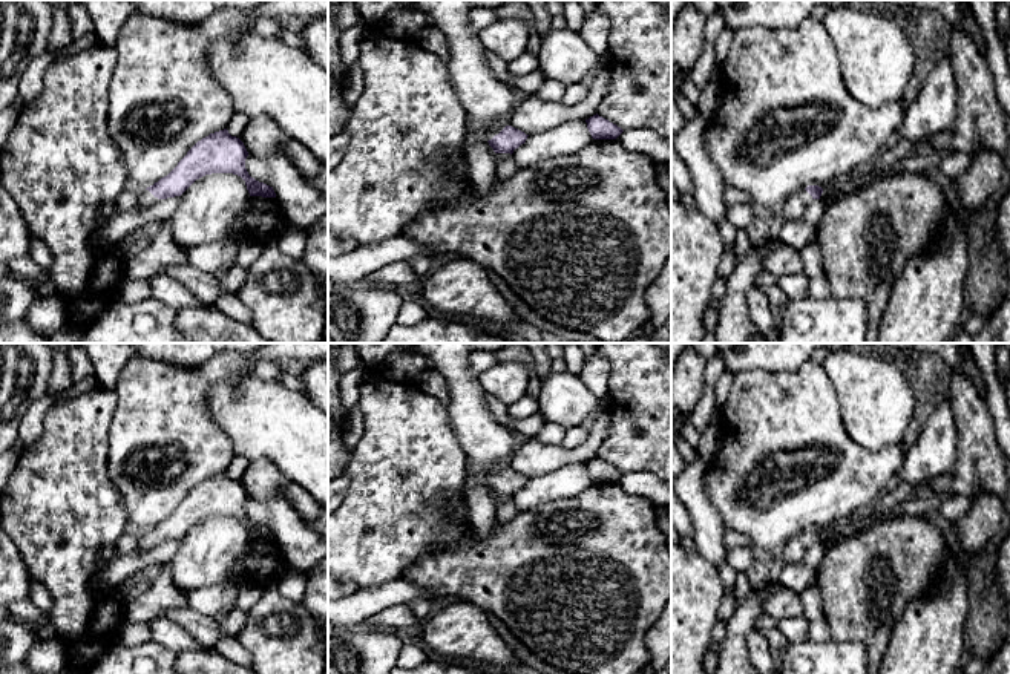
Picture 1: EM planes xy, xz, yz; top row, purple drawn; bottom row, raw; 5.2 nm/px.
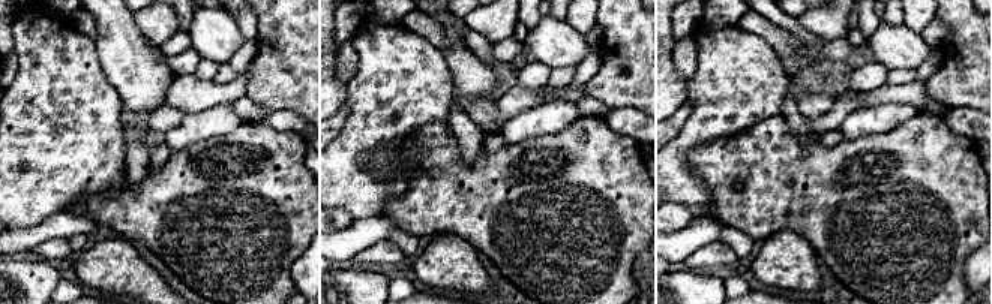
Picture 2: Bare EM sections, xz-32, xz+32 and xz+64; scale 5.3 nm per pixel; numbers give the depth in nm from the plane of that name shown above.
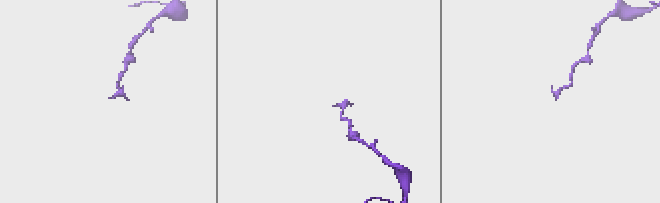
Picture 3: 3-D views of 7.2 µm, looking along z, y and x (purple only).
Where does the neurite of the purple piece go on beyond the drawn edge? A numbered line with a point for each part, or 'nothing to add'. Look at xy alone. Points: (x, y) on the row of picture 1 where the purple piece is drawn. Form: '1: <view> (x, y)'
1: xy (146, 198)

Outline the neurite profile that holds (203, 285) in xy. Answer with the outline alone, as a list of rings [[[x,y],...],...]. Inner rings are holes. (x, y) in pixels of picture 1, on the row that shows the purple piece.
[[[189,263],[167,267],[164,274],[182,283],[201,302],[215,305],[221,296],[236,296],[247,277],[247,268],[234,267],[221,280]]]

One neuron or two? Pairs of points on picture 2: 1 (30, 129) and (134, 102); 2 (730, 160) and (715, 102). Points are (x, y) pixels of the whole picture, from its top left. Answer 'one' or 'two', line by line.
1: two
2: two

